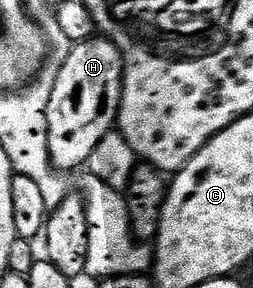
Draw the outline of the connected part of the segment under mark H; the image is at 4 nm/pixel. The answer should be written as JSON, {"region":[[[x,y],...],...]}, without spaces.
{"region":[[[94,37],[86,43],[68,48],[69,56],[60,60],[55,85],[47,101],[47,145],[49,162],[58,172],[88,164],[95,145],[114,130],[117,111],[121,107],[121,72],[119,49],[110,39]]]}

